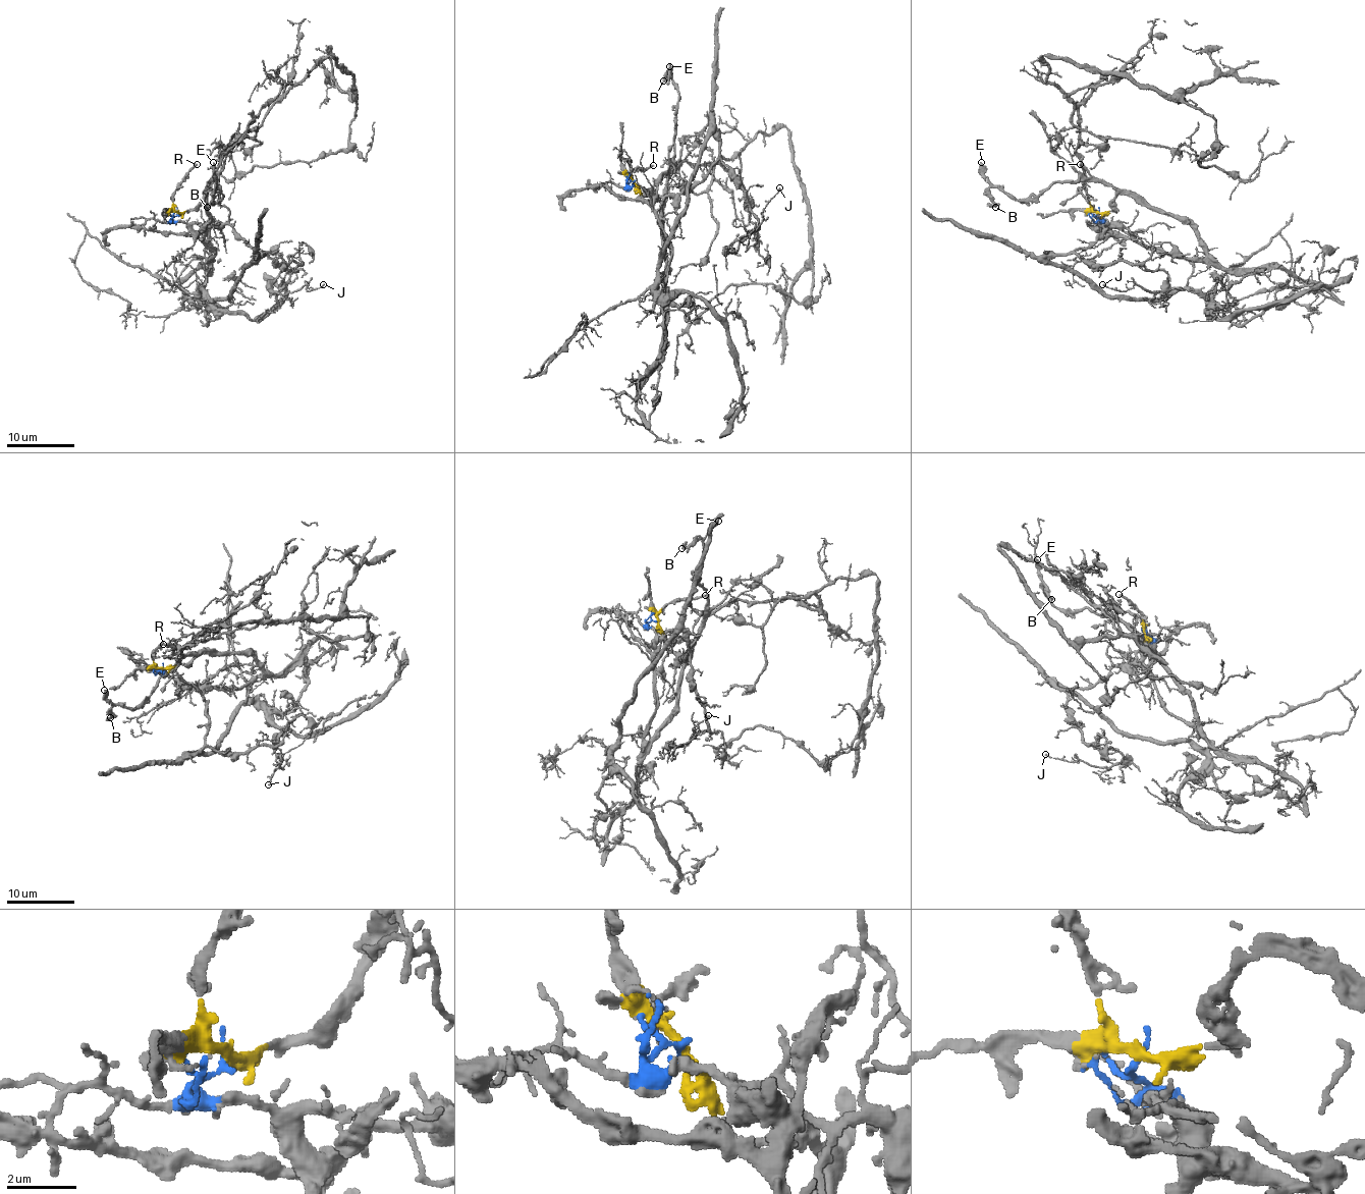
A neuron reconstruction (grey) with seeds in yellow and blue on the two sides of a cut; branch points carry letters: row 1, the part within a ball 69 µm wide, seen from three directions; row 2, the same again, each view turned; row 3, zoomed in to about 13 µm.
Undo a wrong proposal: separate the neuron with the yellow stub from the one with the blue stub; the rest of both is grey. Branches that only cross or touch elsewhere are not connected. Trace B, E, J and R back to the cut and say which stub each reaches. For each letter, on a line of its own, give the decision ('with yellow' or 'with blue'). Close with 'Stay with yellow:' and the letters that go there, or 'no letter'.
B: with yellow
E: with yellow
J: with blue
R: with yellow
Stay with yellow: B, E, R

